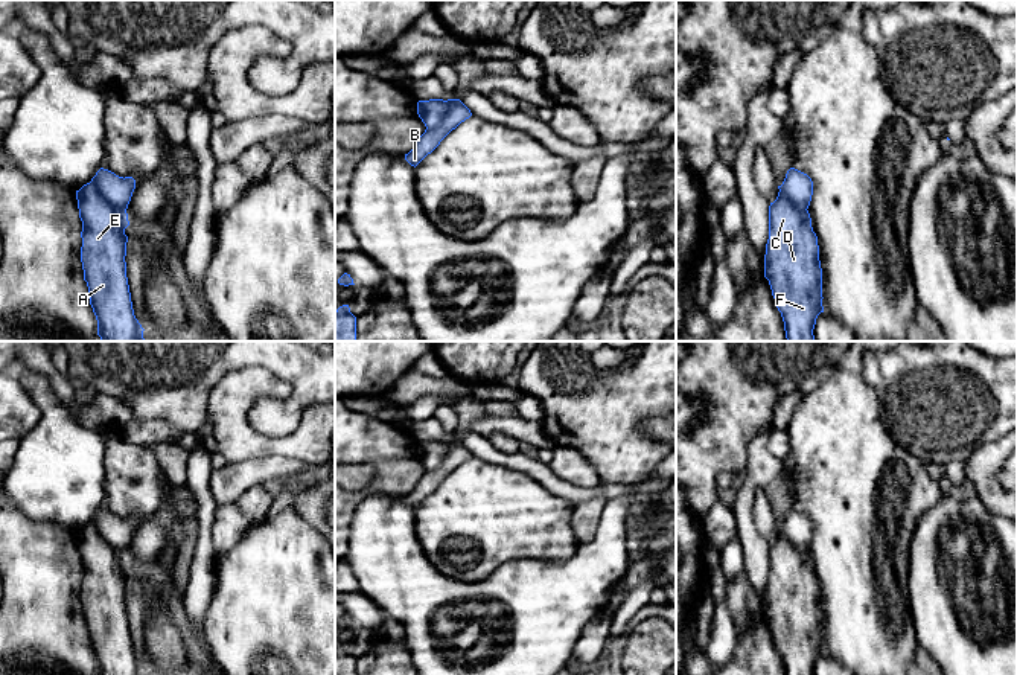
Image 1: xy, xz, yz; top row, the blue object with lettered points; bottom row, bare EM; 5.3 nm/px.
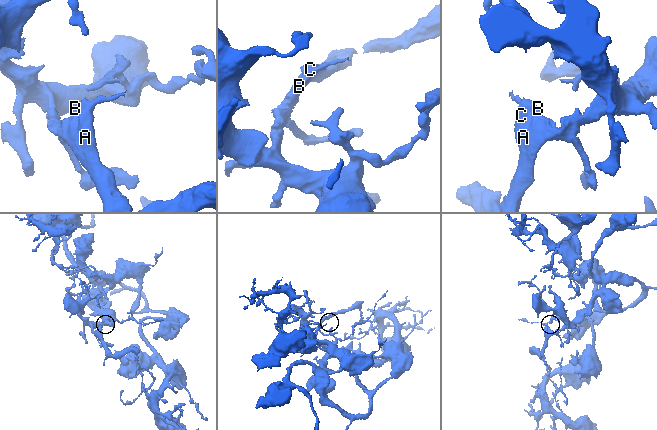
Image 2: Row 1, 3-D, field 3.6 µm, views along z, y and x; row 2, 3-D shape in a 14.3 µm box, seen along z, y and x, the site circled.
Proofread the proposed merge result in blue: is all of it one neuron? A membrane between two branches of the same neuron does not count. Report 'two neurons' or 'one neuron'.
two neurons

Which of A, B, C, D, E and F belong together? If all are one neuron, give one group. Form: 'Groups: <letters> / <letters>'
Groups: A C D E F / B

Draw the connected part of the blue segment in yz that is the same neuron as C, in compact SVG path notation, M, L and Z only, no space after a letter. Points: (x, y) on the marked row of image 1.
M781 192L769 206L764 277L769 280L775 305L781 312L787 341L815 341L816 318L824 312L818 236L813 232L808 210L801 212Z

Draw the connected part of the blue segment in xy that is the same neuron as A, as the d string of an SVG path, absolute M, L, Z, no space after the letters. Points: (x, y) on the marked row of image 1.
M90 181L76 190L82 221L81 262L102 341L145 341L126 277L128 236L114 207Z

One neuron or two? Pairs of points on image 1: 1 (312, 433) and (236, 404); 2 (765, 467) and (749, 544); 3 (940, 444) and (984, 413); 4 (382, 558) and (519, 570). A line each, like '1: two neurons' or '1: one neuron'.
1: one neuron
2: one neuron
3: one neuron
4: one neuron

